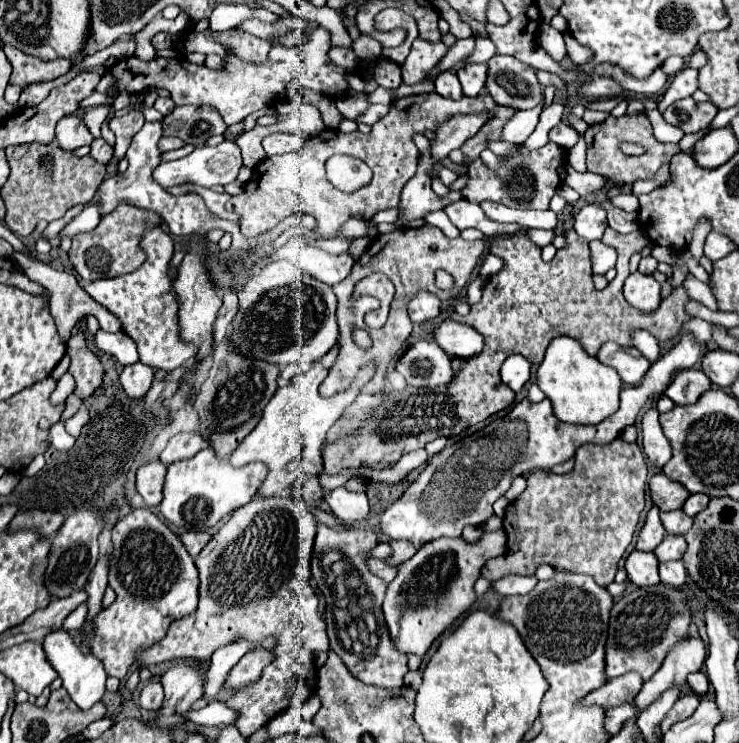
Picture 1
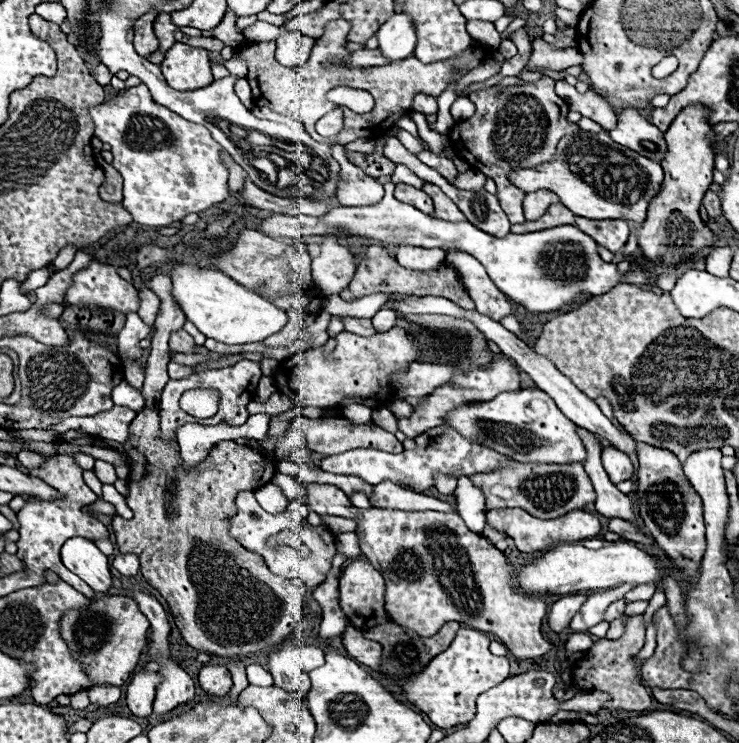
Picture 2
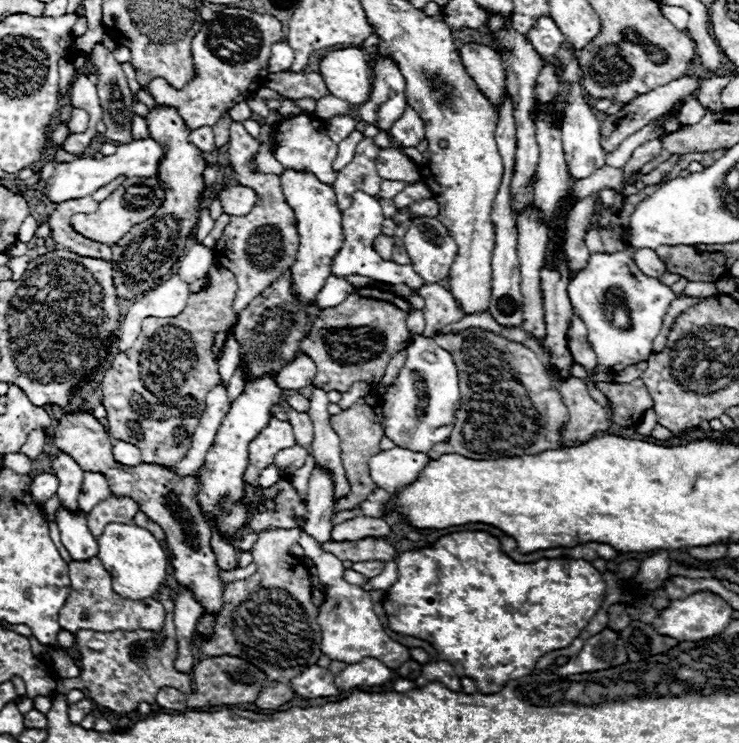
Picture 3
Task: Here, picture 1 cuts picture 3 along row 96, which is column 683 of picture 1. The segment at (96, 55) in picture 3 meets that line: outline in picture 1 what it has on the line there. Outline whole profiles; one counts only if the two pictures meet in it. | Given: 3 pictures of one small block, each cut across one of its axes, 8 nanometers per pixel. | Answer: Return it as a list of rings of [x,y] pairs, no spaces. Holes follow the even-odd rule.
[[[684,98],[684,100],[678,100],[672,106],[668,106],[662,116],[668,124],[674,124],[682,132],[690,134],[690,132],[698,132],[698,130],[706,128],[714,120],[716,112],[718,112],[718,108],[710,102],[698,104],[692,98]]]

